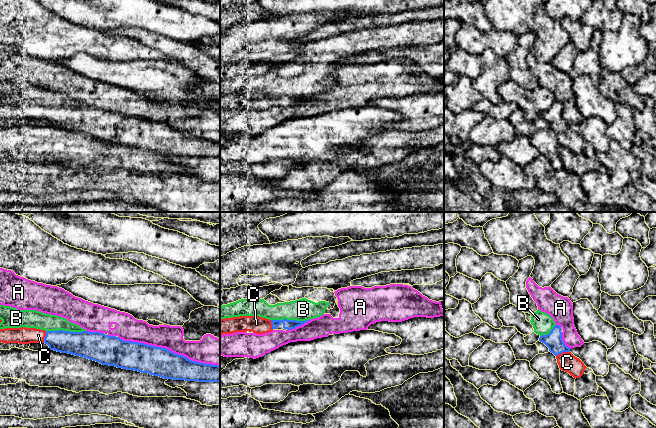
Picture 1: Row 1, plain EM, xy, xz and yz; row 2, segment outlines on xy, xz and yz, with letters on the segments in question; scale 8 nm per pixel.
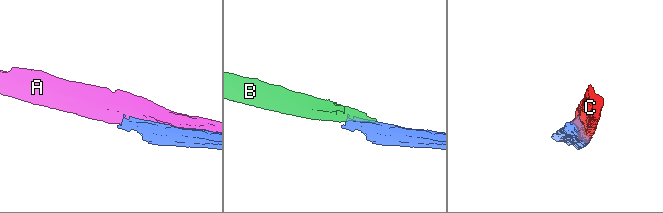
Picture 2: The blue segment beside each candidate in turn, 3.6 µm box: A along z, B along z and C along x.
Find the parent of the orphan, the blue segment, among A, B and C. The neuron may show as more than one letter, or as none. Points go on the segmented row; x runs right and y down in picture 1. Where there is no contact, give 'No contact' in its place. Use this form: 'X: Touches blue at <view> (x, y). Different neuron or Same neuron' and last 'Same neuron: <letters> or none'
A: Touches blue at xy (169, 350). Different neuron
B: Touches blue at xy (66, 331). Different neuron
C: Touches blue at yz (562, 352). Same neuron
Same neuron: C

